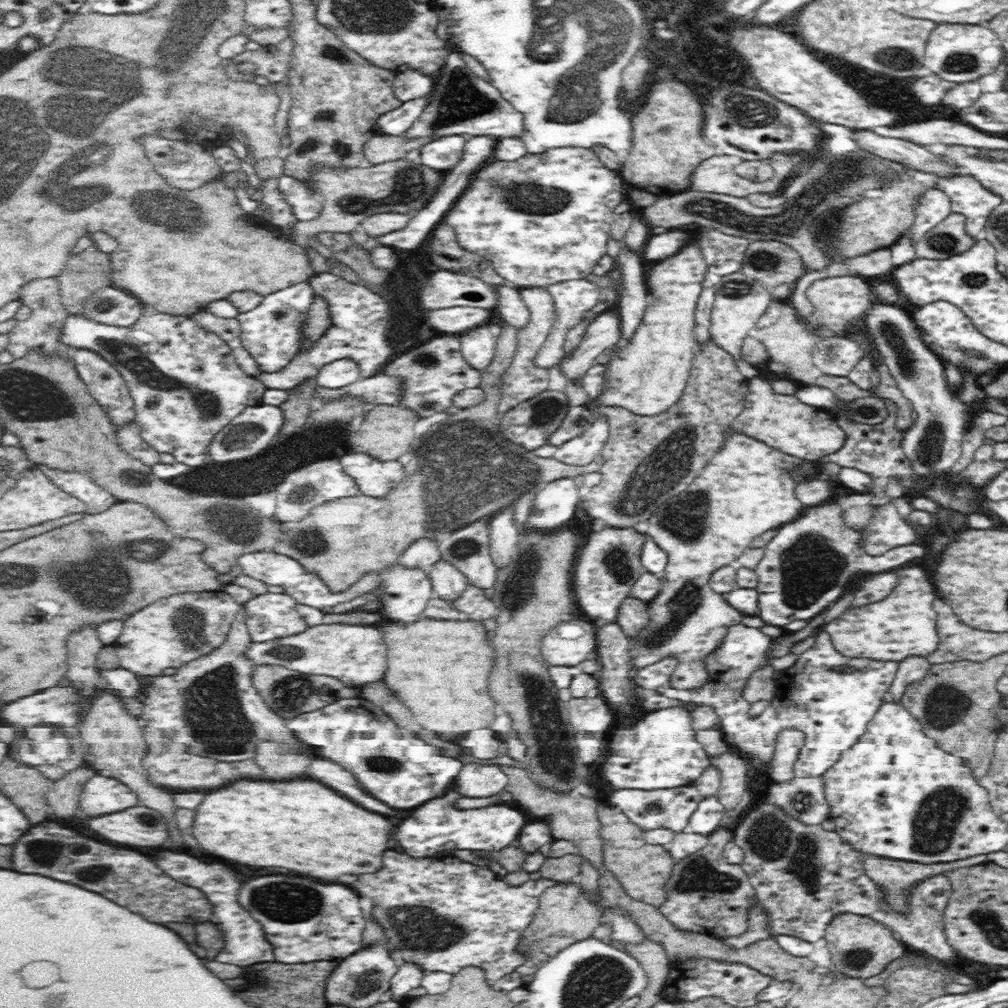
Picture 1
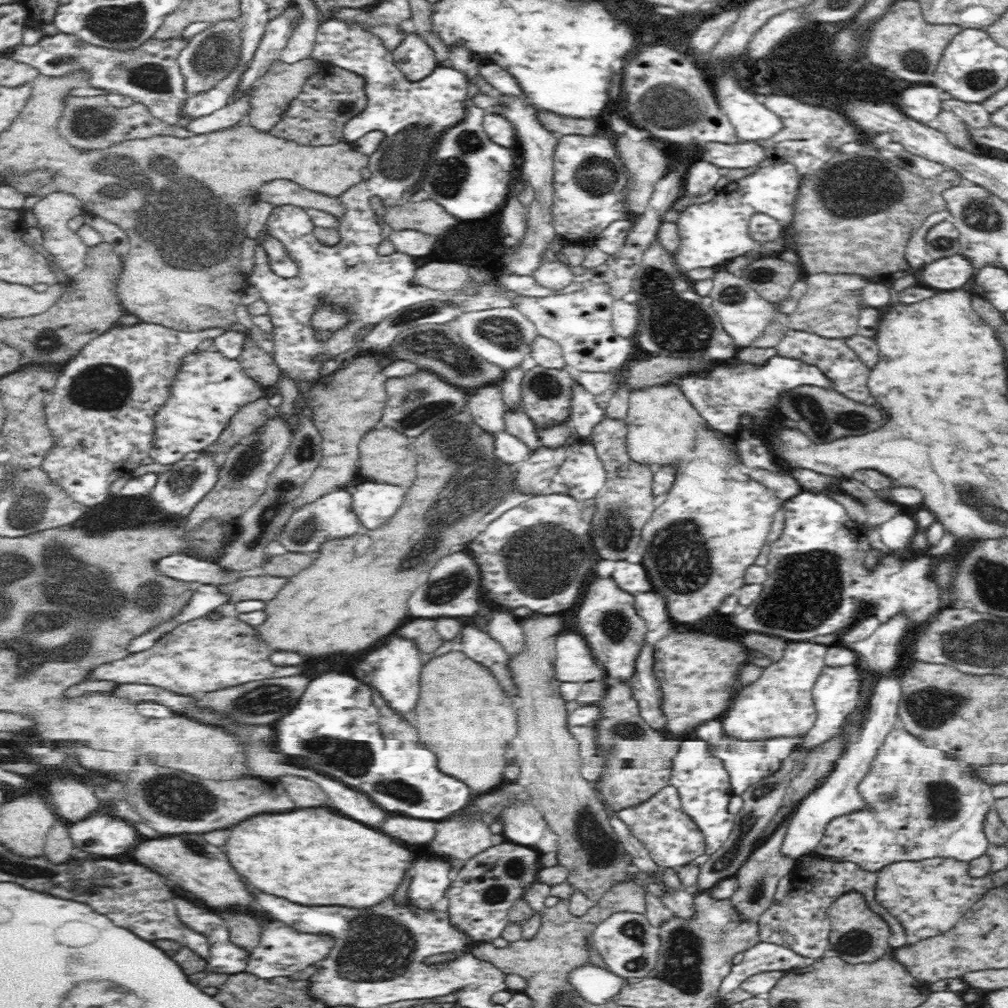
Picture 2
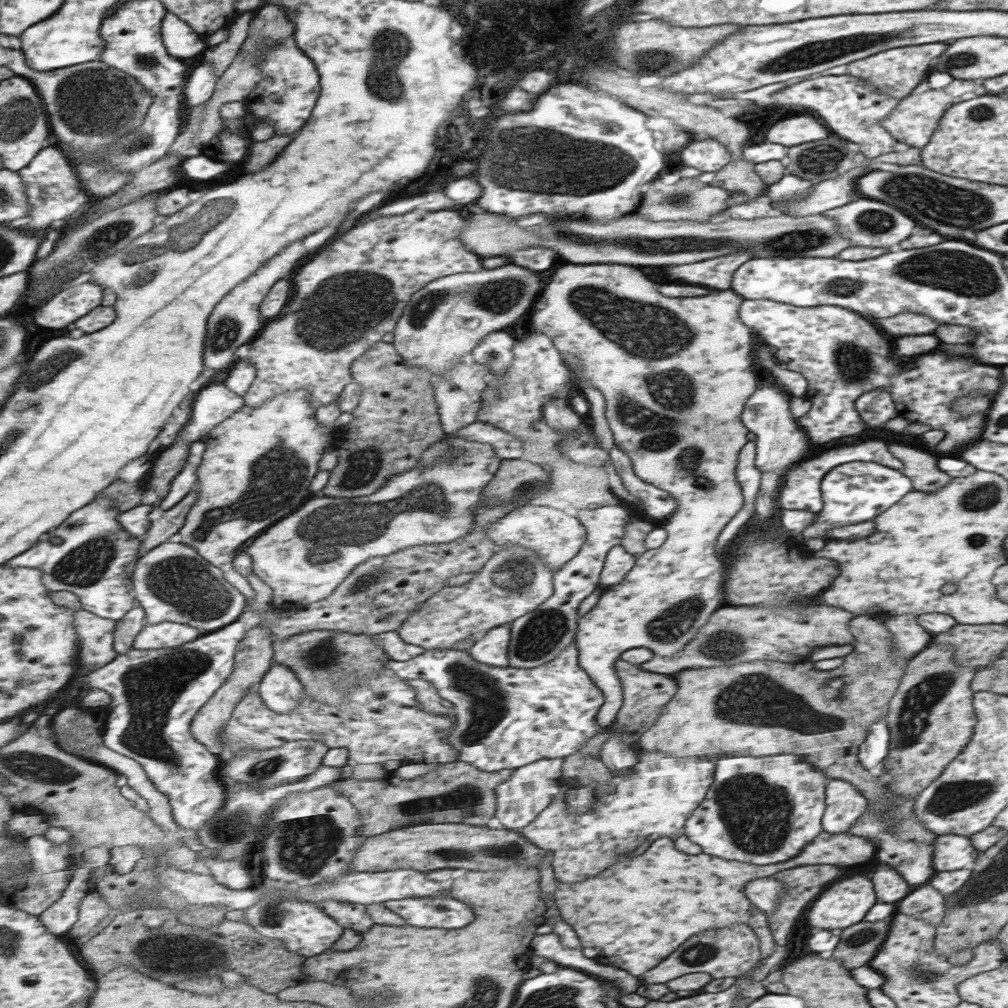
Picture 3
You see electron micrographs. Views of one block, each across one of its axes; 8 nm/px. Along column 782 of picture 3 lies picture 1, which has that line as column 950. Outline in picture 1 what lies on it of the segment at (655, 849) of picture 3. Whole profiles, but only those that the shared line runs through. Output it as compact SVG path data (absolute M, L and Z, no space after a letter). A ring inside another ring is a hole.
M869 852L862 853L862 856L865 875L886 893L886 901L888 901L888 905L890 905L894 911L898 911L898 913L907 912L906 902L909 891L916 886L918 882L928 878L928 876L943 875L947 871L952 871L960 867L971 867L988 862L987 855L985 854L979 854L978 856L974 855L970 856L970 858L962 858L962 860L954 860L952 862L936 862L934 864L922 864L920 862L916 864L916 862L910 861L904 862L904 860L876 856Z

